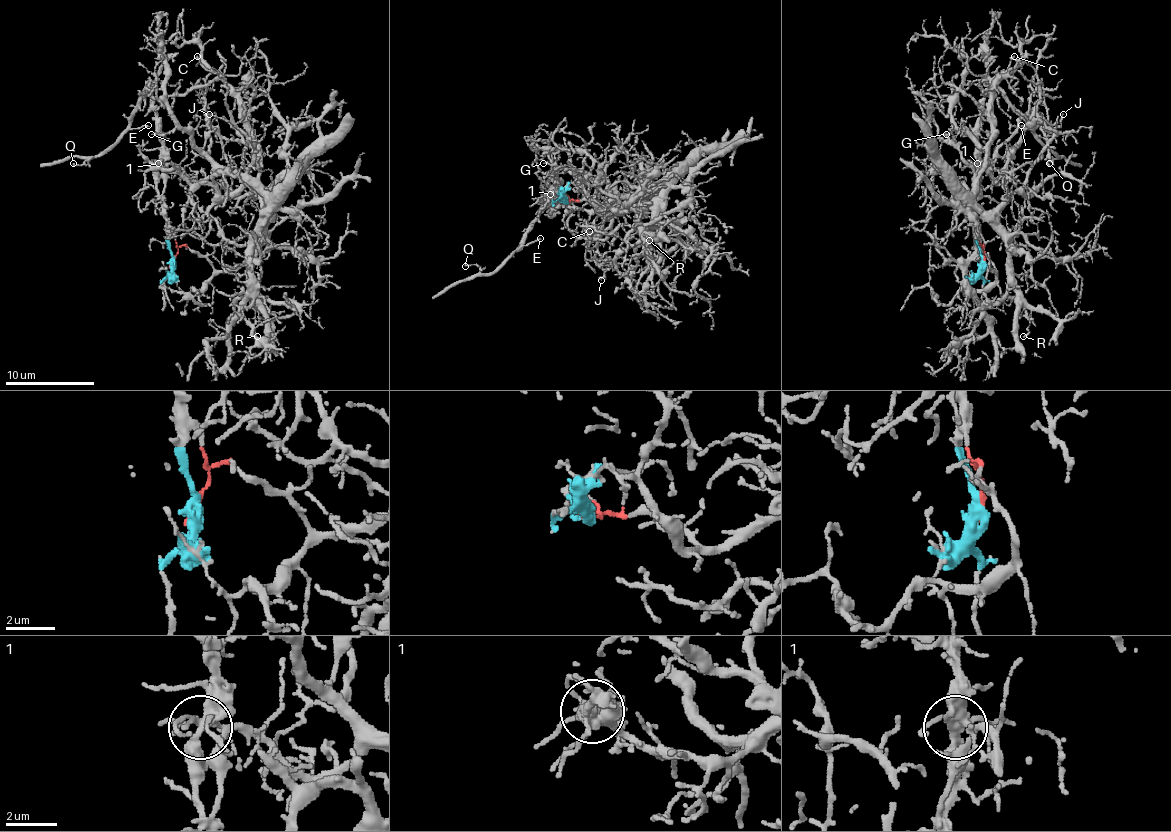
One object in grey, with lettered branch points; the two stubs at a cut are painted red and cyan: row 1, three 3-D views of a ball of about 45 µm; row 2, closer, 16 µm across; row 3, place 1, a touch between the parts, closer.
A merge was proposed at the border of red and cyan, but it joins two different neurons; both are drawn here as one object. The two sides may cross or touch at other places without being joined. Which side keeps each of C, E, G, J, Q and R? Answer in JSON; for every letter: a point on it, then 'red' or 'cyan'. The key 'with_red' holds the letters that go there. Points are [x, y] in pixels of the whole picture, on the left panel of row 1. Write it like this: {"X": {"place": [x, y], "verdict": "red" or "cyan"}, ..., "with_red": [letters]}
{"C": {"place": [197, 56], "verdict": "red"}, "E": {"place": [148, 125], "verdict": "cyan"}, "G": {"place": [151, 134], "verdict": "red"}, "J": {"place": [209, 114], "verdict": "red"}, "Q": {"place": [73, 163], "verdict": "cyan"}, "R": {"place": [257, 336], "verdict": "red"}, "with_red": ["C", "G", "J", "R"]}

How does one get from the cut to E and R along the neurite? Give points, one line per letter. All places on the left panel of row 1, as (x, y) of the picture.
E: (173, 263), (166, 243), (164, 198), (159, 194), (162, 124), (148, 89), (139, 100), (130, 127), (148, 124)
R: (173, 263), (186, 245), (215, 270), (235, 270), (269, 211), (267, 229), (253, 245), (258, 336)

